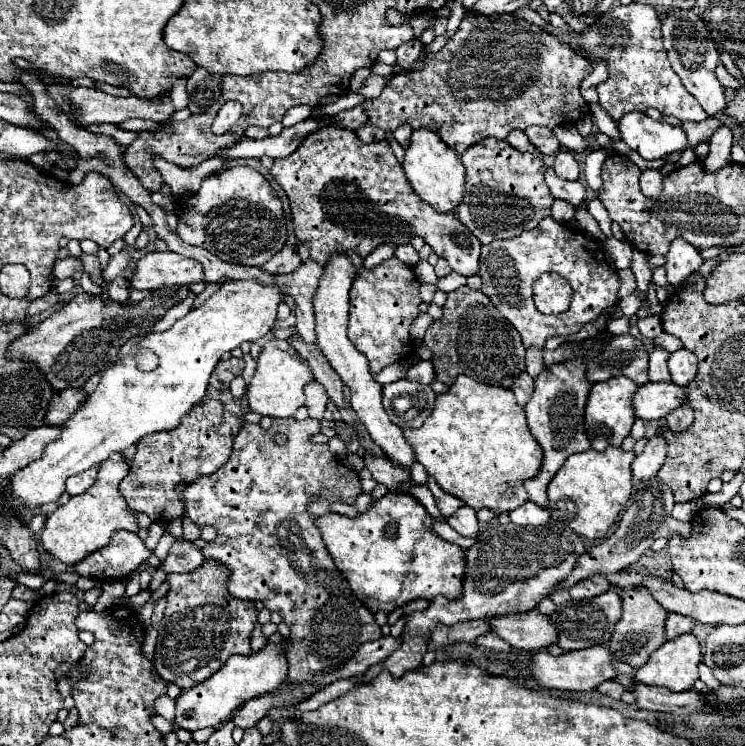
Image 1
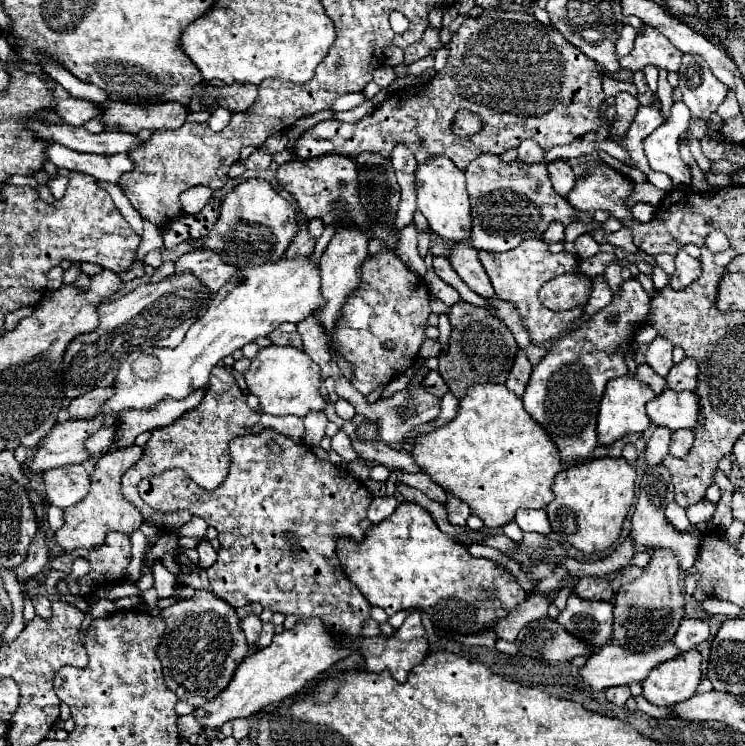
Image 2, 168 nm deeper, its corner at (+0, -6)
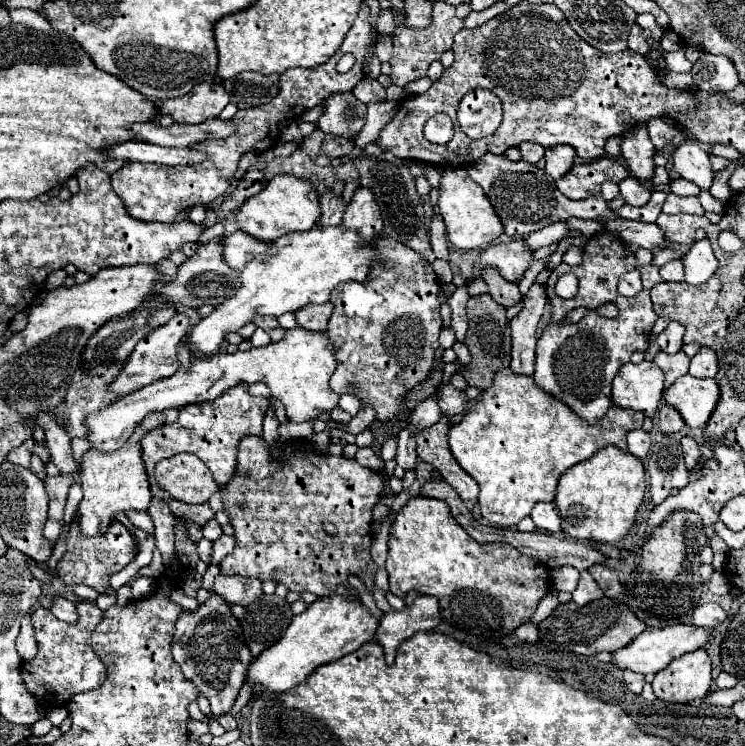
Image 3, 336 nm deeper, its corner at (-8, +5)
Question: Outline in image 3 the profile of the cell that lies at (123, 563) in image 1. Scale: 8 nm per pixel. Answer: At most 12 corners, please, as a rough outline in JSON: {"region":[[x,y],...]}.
{"region":[[120,521],[102,537],[70,525],[56,563],[64,585],[104,593],[138,547]]}

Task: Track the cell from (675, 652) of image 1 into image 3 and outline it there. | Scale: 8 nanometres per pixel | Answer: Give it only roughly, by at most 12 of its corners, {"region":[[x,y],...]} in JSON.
{"region":[[706,649],[658,671],[654,695],[692,703],[712,687]]}

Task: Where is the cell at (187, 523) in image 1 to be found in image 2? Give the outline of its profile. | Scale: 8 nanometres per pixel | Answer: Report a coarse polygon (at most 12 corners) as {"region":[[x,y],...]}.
{"region":[[200,542],[200,568],[210,568],[218,554],[210,542]]}

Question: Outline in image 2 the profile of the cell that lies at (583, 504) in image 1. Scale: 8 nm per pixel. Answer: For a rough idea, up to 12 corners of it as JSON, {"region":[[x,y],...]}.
{"region":[[624,458],[570,466],[548,520],[560,542],[604,552],[634,502]]}

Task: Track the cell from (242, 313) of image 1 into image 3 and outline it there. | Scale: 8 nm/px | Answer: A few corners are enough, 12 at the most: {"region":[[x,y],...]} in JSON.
{"region":[[344,227],[288,233],[246,263],[238,293],[178,345],[214,355],[258,315],[328,303],[364,281],[374,241]]}

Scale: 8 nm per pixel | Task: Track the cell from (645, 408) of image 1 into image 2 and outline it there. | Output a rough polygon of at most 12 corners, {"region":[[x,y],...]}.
{"region":[[666,388],[646,406],[656,426],[694,430],[696,392]]}

